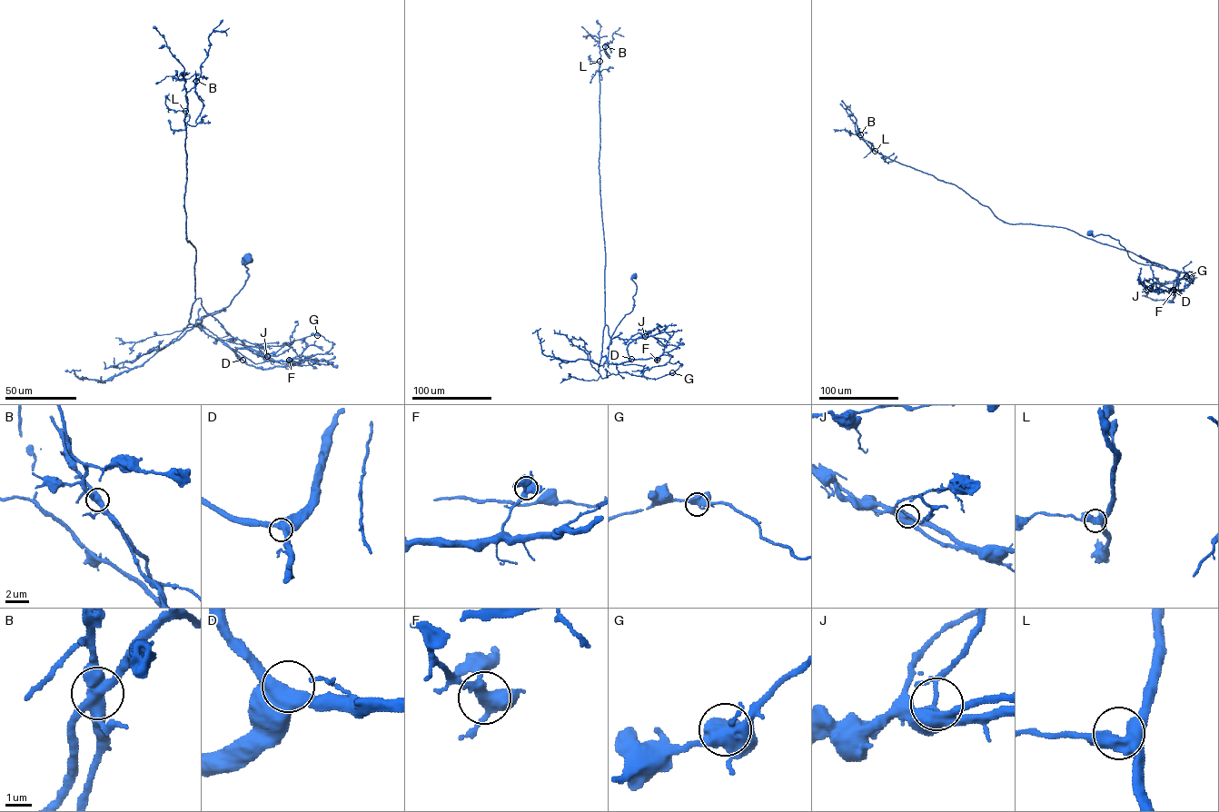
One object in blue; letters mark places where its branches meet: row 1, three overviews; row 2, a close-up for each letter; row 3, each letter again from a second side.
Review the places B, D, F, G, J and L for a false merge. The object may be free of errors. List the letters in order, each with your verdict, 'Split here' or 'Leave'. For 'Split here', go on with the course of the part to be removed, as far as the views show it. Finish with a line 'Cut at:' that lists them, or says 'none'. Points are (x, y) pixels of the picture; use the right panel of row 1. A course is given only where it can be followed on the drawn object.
B: Split here. Course of the part to remove: (860, 134), (871, 150), (863, 157)
D: Leave
F: Leave
G: Leave
J: Leave
L: Leave
Cut at: B

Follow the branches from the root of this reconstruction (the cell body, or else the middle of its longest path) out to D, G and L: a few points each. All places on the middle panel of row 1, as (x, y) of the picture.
D: (634, 276), (632, 279), (637, 286), (632, 297), (634, 306), (610, 338), (607, 361), (620, 364), (631, 359)
G: (634, 276), (634, 306), (617, 327), (598, 372), (601, 378), (619, 371), (655, 379), (672, 372)
L: (634, 276), (634, 306), (617, 326), (608, 347), (611, 341), (605, 323), (605, 251), (599, 168), (599, 61)

